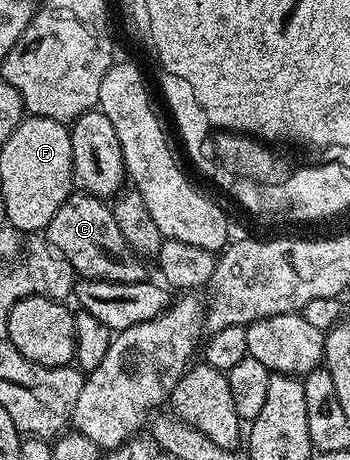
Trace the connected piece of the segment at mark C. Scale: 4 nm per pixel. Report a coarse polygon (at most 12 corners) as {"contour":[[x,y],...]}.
{"contour":[[70,194],[47,241],[74,275],[146,281],[100,198]]}

